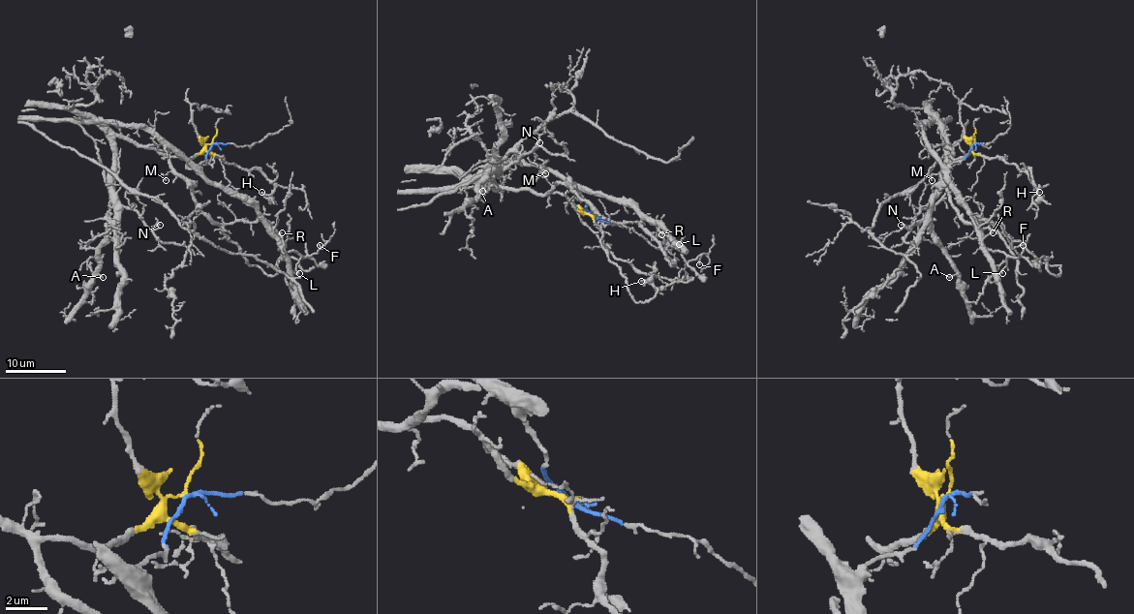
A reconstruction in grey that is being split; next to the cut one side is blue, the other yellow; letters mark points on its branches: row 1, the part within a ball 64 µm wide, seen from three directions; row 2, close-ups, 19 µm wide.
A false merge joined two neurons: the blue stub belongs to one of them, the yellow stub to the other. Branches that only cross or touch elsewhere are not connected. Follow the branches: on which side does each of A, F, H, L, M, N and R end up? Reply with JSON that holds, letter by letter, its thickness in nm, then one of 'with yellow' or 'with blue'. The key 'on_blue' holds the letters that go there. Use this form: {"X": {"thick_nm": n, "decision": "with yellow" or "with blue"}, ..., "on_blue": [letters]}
{"A": {"thick_nm": 130, "decision": "with yellow"}, "F": {"thick_nm": 110, "decision": "with blue"}, "H": {"thick_nm": 150, "decision": "with yellow"}, "L": {"thick_nm": 70, "decision": "with blue"}, "M": {"thick_nm": 80, "decision": "with yellow"}, "N": {"thick_nm": 100, "decision": "with yellow"}, "R": {"thick_nm": 100, "decision": "with blue"}, "on_blue": ["F", "L", "R"]}

